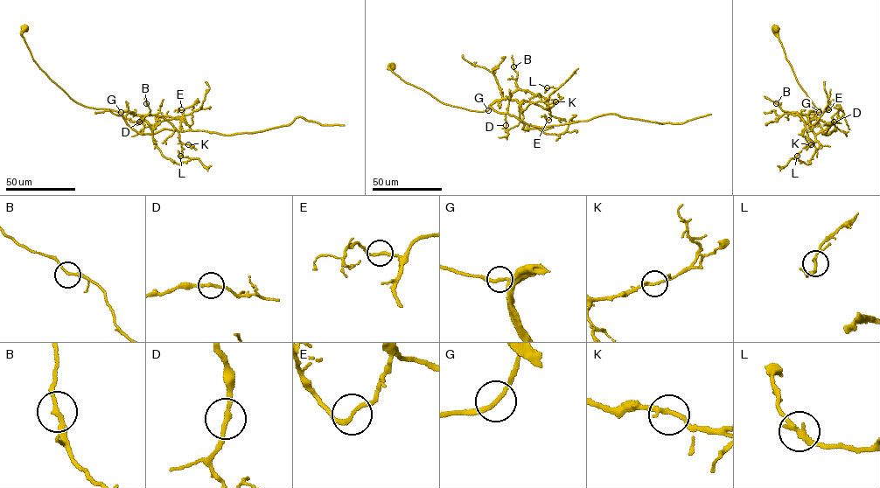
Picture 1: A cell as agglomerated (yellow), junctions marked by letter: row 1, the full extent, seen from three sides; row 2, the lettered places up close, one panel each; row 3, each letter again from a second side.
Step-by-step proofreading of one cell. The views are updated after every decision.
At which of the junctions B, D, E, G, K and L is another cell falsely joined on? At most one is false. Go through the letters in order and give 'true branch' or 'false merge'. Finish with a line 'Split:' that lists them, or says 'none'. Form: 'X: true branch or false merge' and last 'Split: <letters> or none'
B: true branch
D: true branch
E: true branch
G: true branch
K: true branch
L: true branch
Split: none

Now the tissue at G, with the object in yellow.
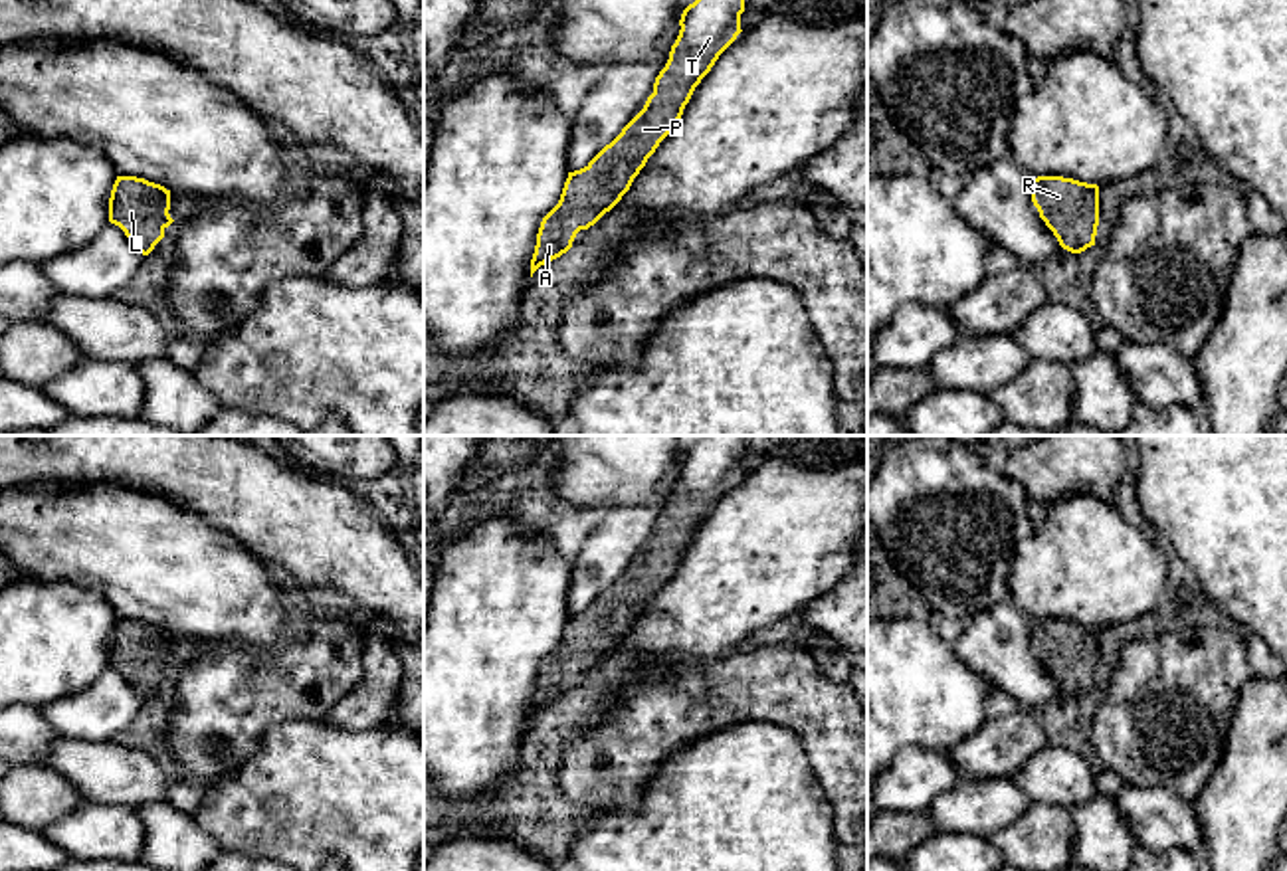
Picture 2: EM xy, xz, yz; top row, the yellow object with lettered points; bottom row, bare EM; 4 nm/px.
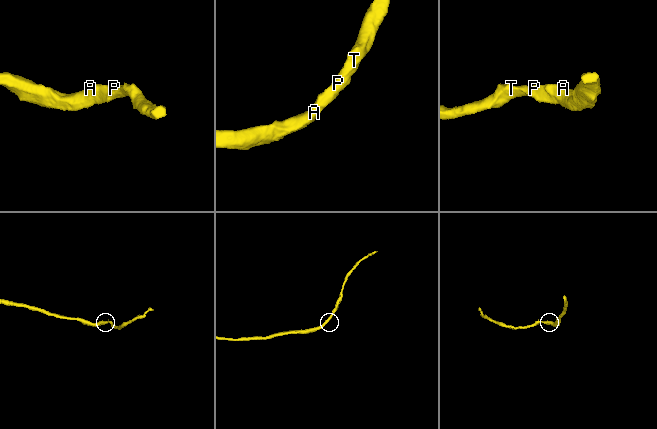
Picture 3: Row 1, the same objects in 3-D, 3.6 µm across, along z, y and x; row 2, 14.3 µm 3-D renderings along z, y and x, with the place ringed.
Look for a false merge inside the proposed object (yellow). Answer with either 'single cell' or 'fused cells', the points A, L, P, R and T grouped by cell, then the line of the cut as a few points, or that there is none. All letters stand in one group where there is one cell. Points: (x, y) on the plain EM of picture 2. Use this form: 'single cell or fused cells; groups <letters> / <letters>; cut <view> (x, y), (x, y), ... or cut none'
single cell; groups A L P R T; cut none

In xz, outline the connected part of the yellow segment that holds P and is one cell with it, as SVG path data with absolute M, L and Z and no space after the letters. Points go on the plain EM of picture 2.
M703 436L683 453L679 479L671 489L665 511L655 521L653 536L647 540L644 552L584 612L568 616L558 647L541 665L531 703L531 721L541 709L566 697L572 691L576 677L594 669L630 633L647 602L677 570L695 531L711 515L719 499L742 475L742 455L744 436Z

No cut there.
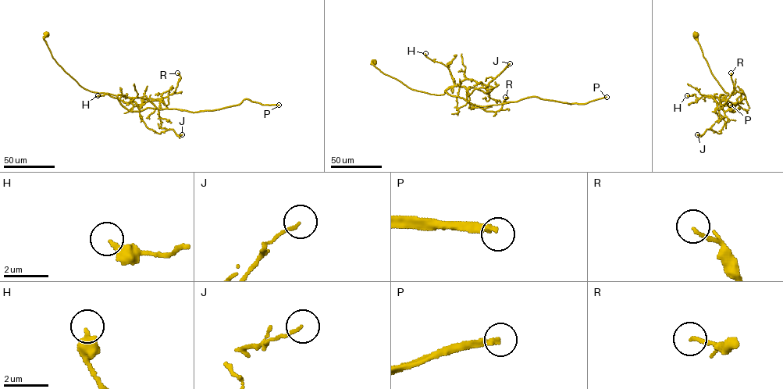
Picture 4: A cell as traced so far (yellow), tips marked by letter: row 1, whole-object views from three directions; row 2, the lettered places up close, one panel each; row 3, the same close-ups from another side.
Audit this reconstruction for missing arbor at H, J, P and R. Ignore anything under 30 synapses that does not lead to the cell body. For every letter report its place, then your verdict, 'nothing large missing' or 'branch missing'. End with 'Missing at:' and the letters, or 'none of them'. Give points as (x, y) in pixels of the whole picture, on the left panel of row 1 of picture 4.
H: at (97, 95); nothing large missing
J: at (182, 134); nothing large missing
P: at (279, 105); branch missing
R: at (177, 73); nothing large missing
Missing at: P

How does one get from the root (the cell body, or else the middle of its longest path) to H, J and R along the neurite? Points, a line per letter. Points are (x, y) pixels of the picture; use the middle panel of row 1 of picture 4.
H: (373, 62), (383, 73), (412, 89), (443, 94), (454, 85), (450, 72), (425, 53)
J: (373, 62), (383, 73), (410, 88), (437, 95), (454, 86), (464, 87), (469, 94), (485, 87), (510, 63)
R: (373, 62), (383, 73), (417, 91), (439, 95), (450, 87), (464, 87), (469, 108), (496, 112), (505, 97)

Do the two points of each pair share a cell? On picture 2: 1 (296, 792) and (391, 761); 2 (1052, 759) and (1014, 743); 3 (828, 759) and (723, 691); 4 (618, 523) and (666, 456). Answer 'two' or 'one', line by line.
1: one
2: two
3: one
4: two

